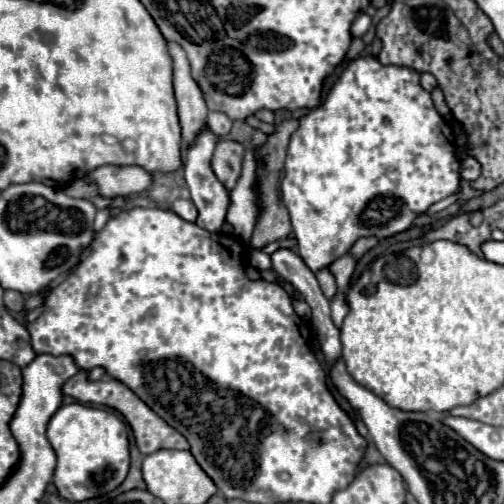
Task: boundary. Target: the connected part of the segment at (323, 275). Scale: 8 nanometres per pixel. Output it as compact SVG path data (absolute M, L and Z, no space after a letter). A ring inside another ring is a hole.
M322 269L318 275L316 275L318 283L320 283L320 289L324 293L326 299L332 299L332 293L336 293L336 283L332 281L332 275L328 273L328 269Z

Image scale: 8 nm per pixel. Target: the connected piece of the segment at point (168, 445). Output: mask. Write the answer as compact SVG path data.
M80 371L78 375L74 375L72 379L68 379L62 385L62 393L74 397L80 403L96 403L96 405L104 403L104 405L120 411L126 417L126 421L130 423L136 445L138 445L140 453L144 453L144 455L150 455L150 453L160 451L160 449L190 449L190 445L188 445L188 441L186 441L186 437L182 433L178 433L174 427L170 427L162 417L158 417L148 405L144 405L144 401L140 401L140 397L136 397L120 381L110 379L110 381L92 381L90 383L90 381L86 381L86 373Z

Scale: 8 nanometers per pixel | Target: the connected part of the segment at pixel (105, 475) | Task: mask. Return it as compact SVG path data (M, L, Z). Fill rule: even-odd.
M78 402L62 405L48 423L46 437L56 454L54 485L66 501L86 501L114 491L128 475L130 453L124 421L104 409L94 409Z

